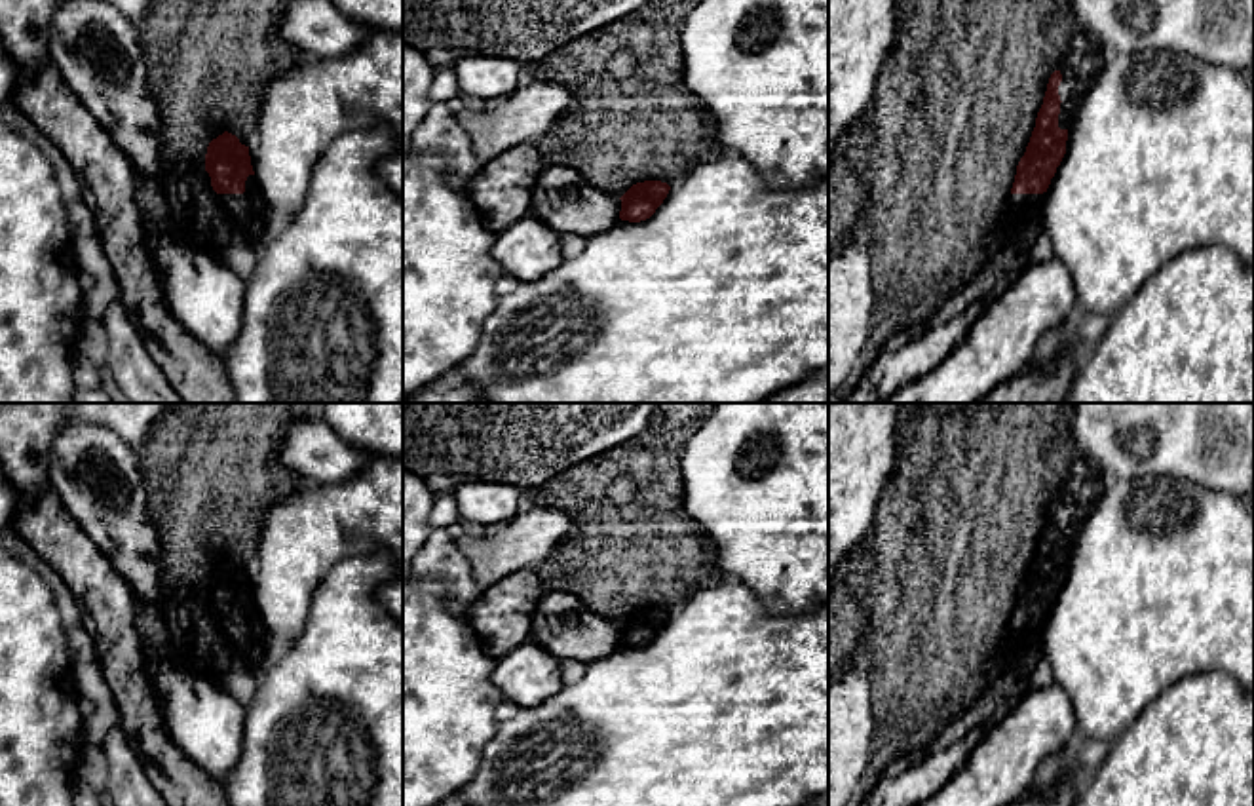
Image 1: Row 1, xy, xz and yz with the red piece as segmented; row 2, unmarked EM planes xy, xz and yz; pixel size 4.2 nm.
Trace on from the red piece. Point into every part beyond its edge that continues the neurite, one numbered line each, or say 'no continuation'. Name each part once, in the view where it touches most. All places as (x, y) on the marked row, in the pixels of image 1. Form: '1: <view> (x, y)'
1: yz (1083, 59)

